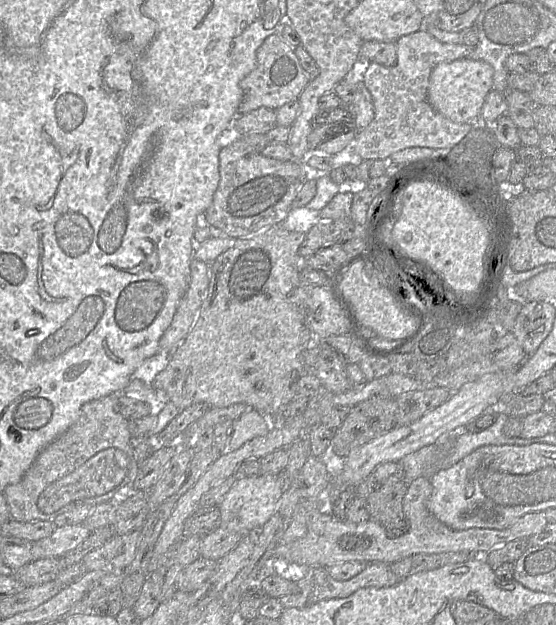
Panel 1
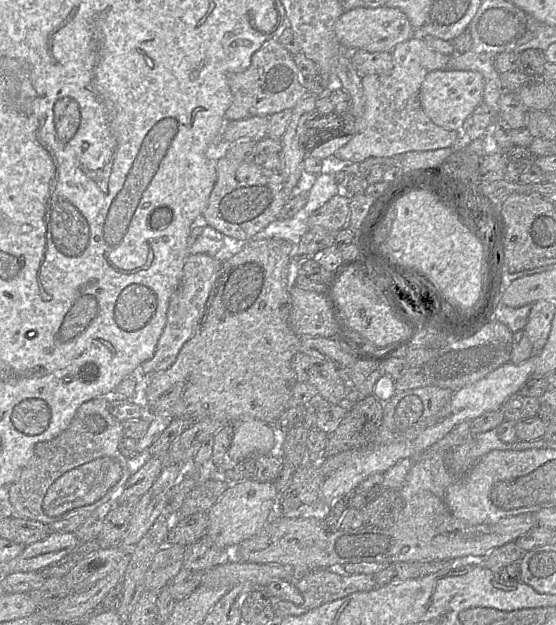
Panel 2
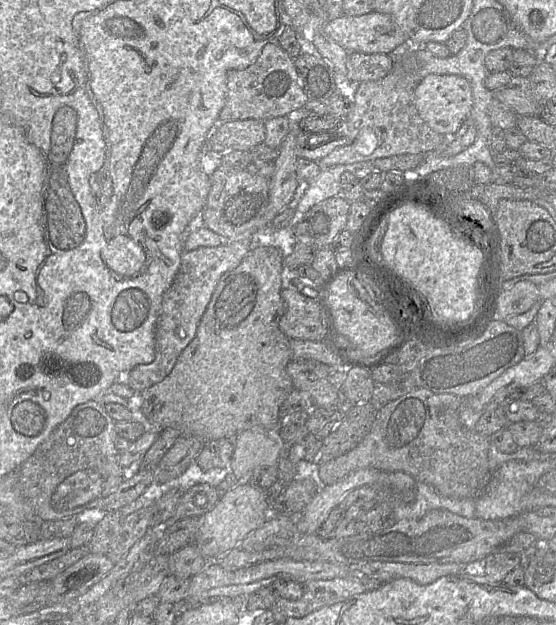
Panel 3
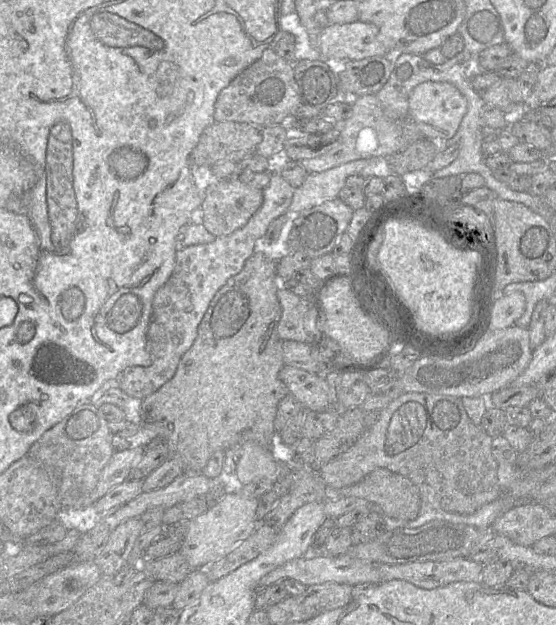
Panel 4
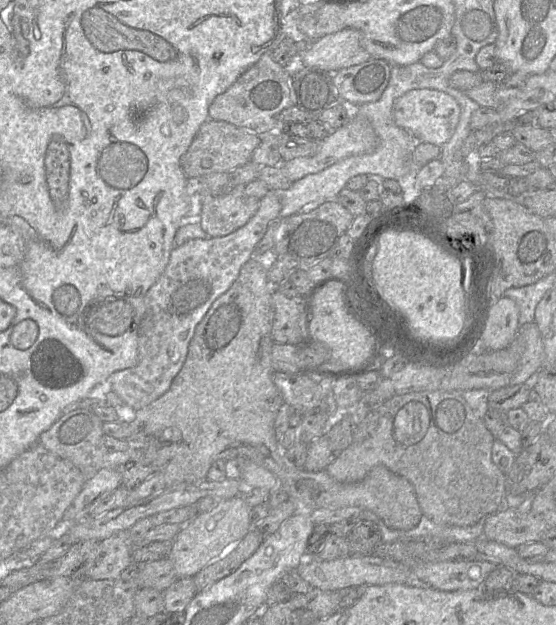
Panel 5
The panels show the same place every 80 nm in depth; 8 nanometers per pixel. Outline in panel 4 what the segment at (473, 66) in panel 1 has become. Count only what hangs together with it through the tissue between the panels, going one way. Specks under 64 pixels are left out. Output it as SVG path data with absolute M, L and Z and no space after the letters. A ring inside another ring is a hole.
M426 81L417 85L408 97L408 114L423 137L435 142L448 142L457 132L467 112L465 96L447 82Z

